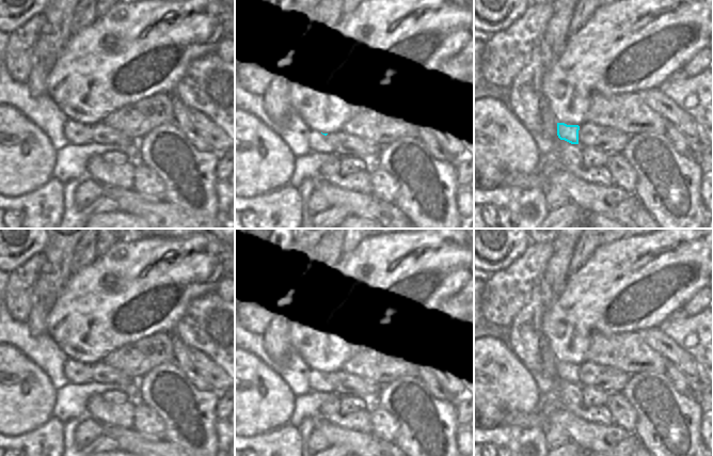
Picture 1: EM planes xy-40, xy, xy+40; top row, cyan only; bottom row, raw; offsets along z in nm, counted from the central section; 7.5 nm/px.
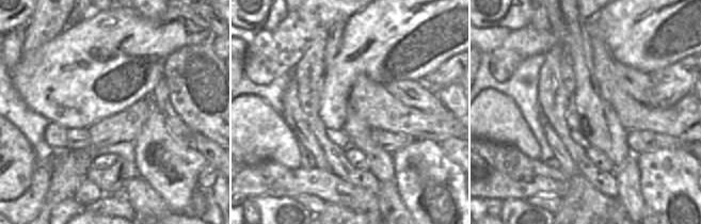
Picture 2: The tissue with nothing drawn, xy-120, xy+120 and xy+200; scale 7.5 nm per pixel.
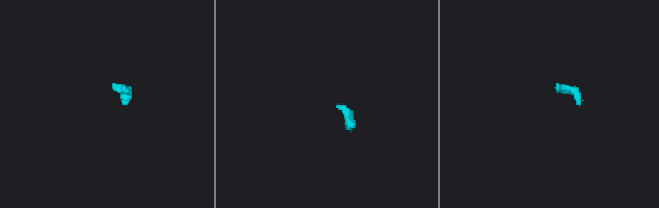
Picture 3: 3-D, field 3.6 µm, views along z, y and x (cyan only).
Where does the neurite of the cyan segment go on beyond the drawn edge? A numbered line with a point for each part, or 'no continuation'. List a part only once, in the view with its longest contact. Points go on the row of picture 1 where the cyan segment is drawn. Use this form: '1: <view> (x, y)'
1: xy (317, 141)

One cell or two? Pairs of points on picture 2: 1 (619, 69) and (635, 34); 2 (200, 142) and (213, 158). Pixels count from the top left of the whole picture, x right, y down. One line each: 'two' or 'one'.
1: two
2: one

